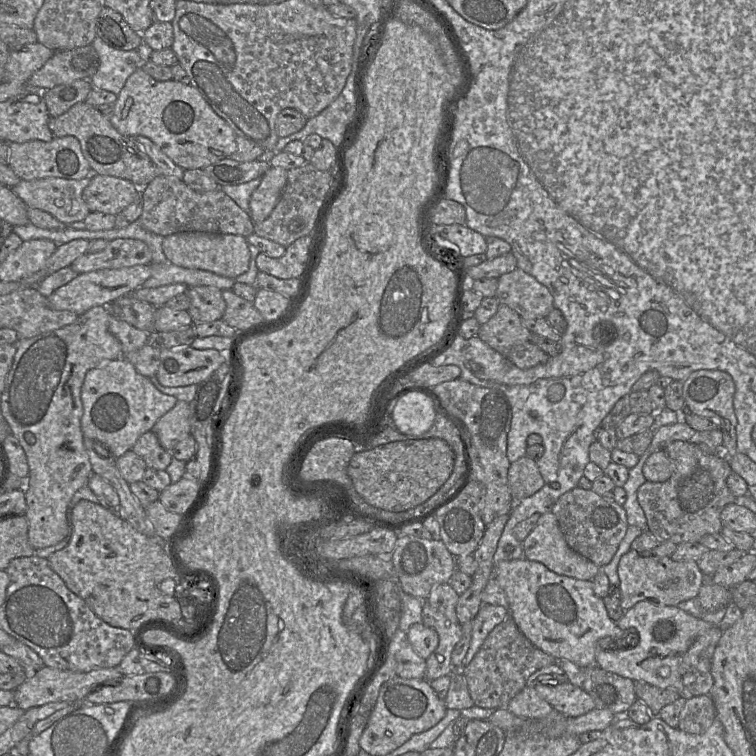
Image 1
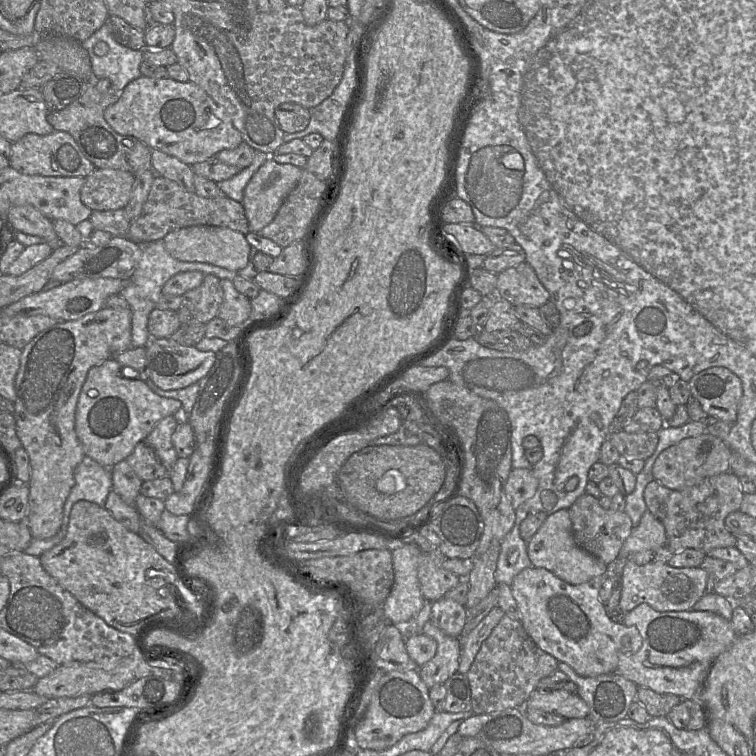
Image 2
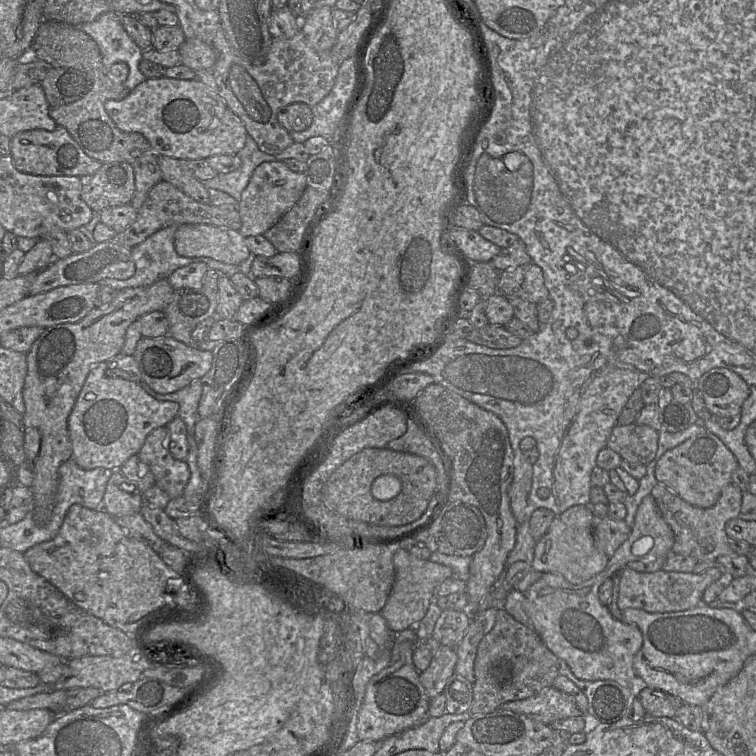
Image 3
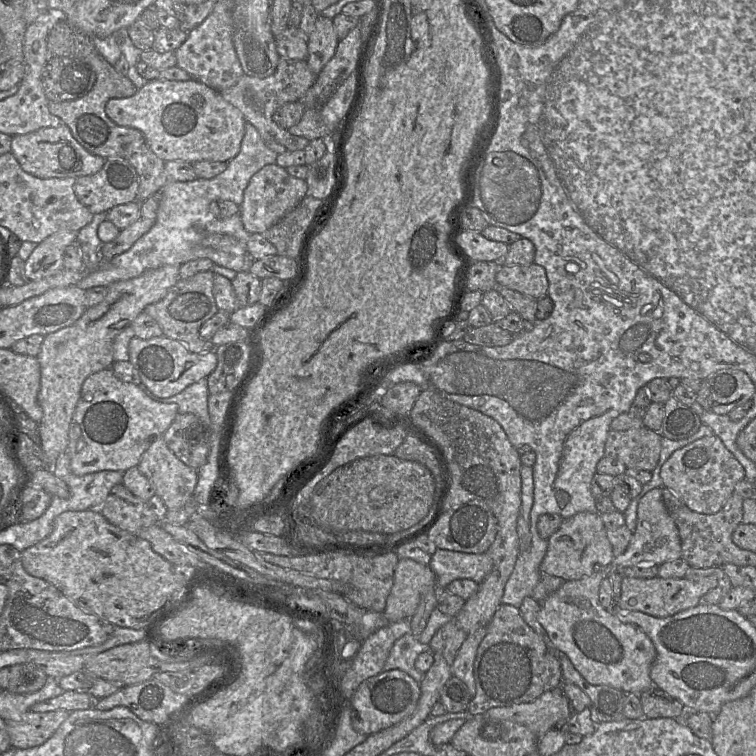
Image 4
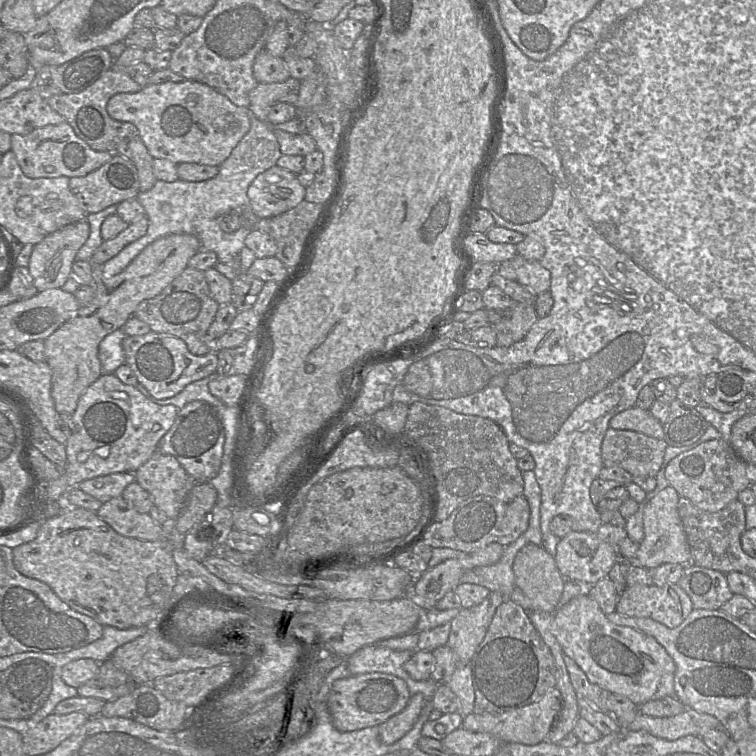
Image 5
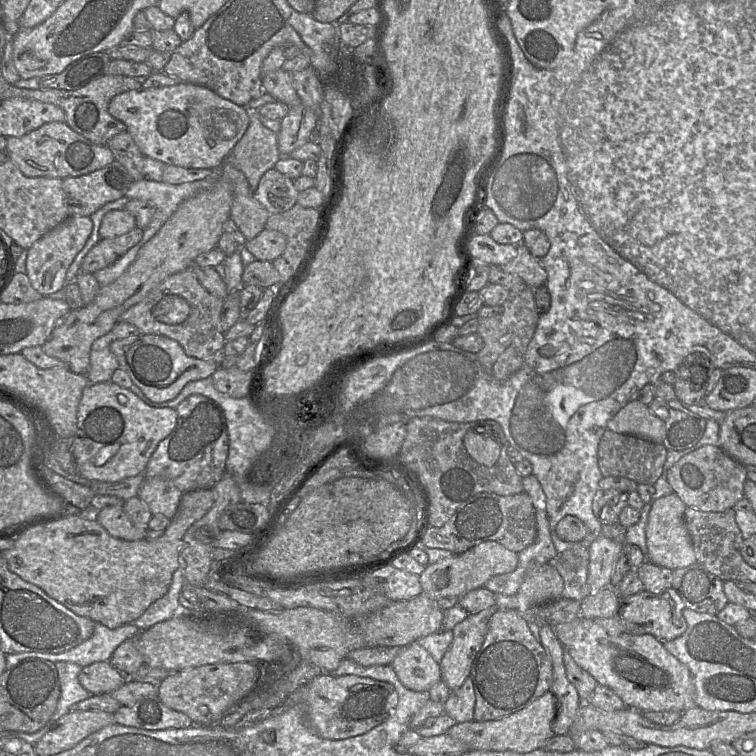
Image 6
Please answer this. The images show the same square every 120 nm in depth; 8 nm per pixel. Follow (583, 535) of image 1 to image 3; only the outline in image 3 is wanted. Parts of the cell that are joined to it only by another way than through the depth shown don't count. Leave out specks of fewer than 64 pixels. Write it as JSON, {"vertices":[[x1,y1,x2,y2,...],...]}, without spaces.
{"vertices":[[608,516,593,519,593,539,595,546,609,558,629,537,631,528,624,520,615,520]]}

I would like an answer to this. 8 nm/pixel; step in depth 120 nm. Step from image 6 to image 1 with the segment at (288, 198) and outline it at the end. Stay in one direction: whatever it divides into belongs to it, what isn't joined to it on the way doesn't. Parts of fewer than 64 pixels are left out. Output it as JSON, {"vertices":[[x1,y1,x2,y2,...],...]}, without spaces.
{"vertices":[[270,167,262,176,260,185,253,191,249,207,254,223,264,221,276,206,287,183,287,170]]}

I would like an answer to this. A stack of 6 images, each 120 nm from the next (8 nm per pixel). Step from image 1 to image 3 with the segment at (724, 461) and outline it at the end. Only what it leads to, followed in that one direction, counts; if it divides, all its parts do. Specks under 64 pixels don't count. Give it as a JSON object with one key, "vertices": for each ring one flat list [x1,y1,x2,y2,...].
{"vertices":[[659,482,652,488,650,494,673,531,672,553,692,556,698,562,716,561,716,558,722,555,748,556,752,546,746,541,731,538,725,531,726,522,739,517,742,503,743,492,733,482,722,489,717,502,709,508,697,507,686,502]]}

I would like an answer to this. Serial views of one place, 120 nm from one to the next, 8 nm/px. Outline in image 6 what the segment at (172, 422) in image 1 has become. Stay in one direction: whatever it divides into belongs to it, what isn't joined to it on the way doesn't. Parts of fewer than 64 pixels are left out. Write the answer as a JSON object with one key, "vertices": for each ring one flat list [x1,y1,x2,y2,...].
{"vertices":[[160,477,146,478,138,492,152,515,163,515,169,520,175,516,183,495,171,480]]}

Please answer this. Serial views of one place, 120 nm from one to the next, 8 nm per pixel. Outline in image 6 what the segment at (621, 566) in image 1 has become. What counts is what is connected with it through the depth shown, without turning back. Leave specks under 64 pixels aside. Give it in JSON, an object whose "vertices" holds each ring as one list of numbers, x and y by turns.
{"vertices":[[673,587,659,593,643,590,627,598,621,598,612,617,622,625,623,633,651,634,661,641,669,641,681,636,687,629,687,622,682,614,685,608,685,603]]}

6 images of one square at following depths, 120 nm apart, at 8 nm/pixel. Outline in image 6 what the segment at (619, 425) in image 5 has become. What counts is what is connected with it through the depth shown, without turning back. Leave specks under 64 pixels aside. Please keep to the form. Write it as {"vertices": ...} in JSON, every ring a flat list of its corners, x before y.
{"vertices":[[639,400,629,402,607,422,607,429,631,434,655,443,664,443,665,421,654,414,649,405]]}

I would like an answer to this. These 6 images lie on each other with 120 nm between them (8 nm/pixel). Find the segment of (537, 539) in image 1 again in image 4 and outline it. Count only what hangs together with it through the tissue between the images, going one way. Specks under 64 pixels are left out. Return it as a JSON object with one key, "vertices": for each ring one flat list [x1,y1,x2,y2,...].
{"vertices":[[579,512,564,519,557,531,547,539,547,551,540,564,541,574,561,577,565,581,579,580,608,566,614,555,606,531,599,512]]}

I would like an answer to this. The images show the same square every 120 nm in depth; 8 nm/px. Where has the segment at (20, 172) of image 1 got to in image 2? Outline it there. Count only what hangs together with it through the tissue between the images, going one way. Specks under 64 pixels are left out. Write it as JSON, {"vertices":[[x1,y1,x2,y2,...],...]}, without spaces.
{"vertices":[[53,131,49,135,26,134,11,144,9,164,16,171,25,175,52,177,86,178,96,168,84,156,73,137,62,131]]}

